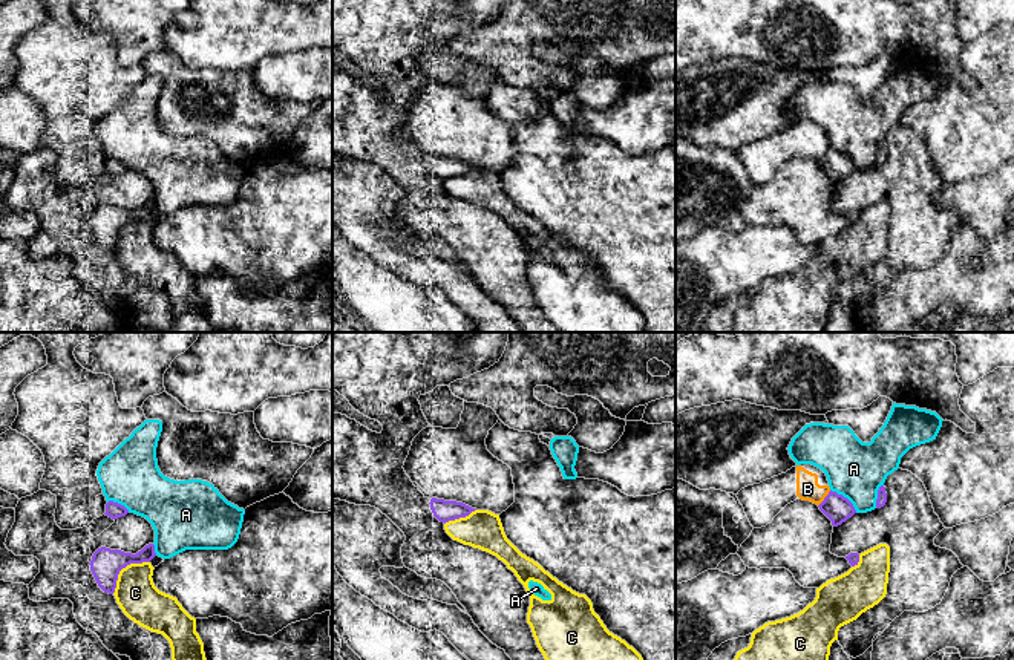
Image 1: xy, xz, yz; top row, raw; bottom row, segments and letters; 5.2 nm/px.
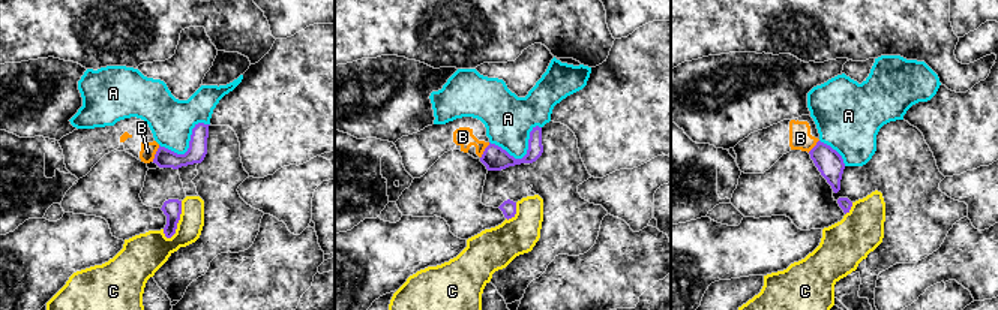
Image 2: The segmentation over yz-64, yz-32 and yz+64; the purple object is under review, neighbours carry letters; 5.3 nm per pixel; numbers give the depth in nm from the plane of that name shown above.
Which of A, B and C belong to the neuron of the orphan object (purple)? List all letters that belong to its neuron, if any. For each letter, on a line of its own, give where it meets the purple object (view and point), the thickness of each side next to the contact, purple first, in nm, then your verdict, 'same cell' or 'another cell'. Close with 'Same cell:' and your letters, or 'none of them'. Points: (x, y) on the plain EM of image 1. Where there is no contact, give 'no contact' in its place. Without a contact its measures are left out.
A: contact yz (846, 155); calibres 140 and 300 nm; another cell
B: contact yz (824, 155); calibres 140 and 130 nm; another cell
C: contact xy (123, 224); calibres 160 and 220 nm; another cell
Same cell: none of them

